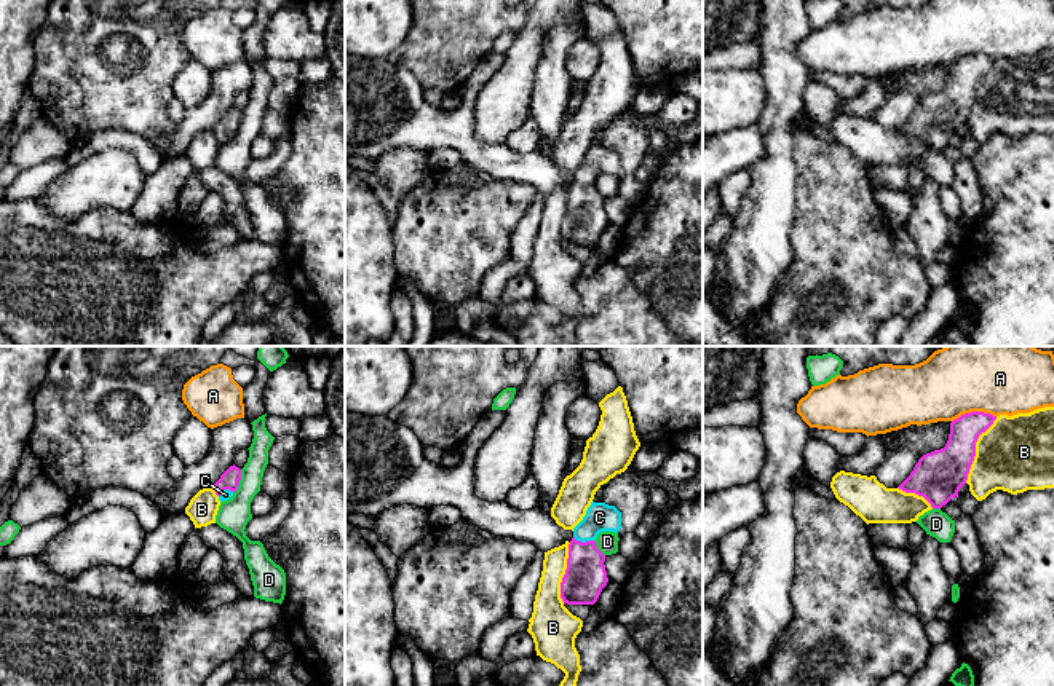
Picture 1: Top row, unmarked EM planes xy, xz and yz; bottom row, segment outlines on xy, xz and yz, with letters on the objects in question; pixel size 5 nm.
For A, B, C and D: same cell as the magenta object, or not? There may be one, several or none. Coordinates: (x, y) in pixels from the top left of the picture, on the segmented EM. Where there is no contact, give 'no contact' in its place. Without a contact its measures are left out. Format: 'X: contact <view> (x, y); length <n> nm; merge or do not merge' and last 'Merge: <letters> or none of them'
A: contact yz (973, 412); length 220 nm; do not merge
B: contact yz (974, 450); length 380 nm; do not merge
C: contact xz (586, 541); length 110 nm; merge
D: contact xy (238, 482); length 130 nm; do not merge
Merge: C

